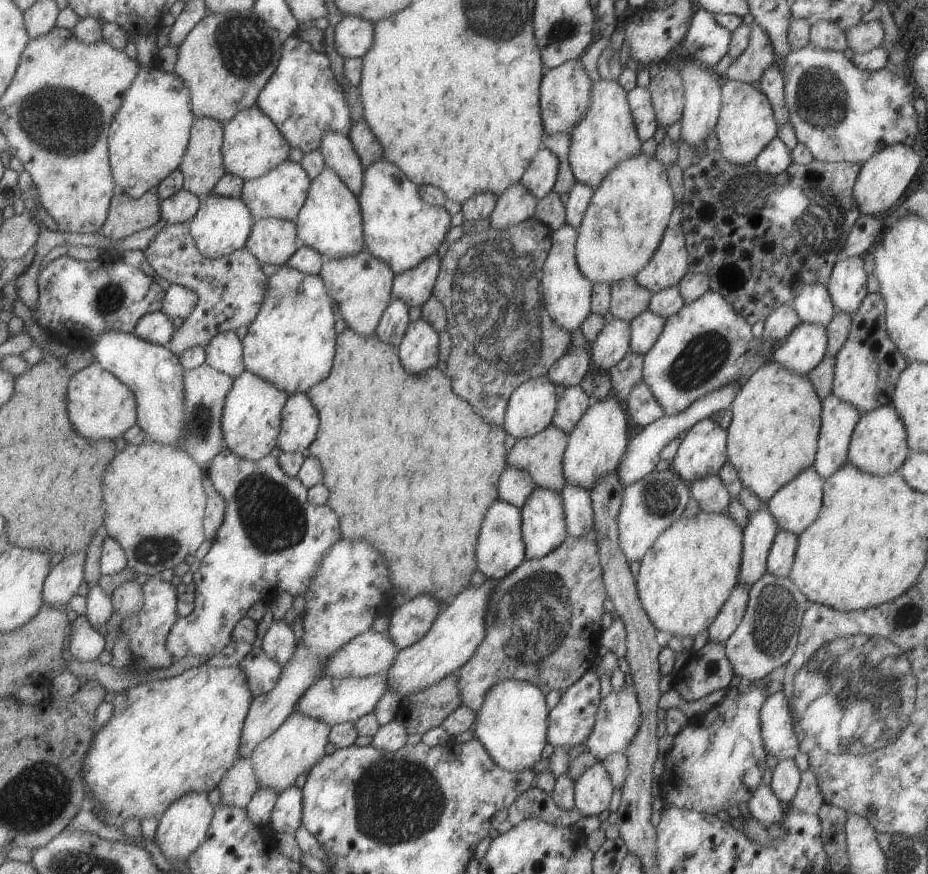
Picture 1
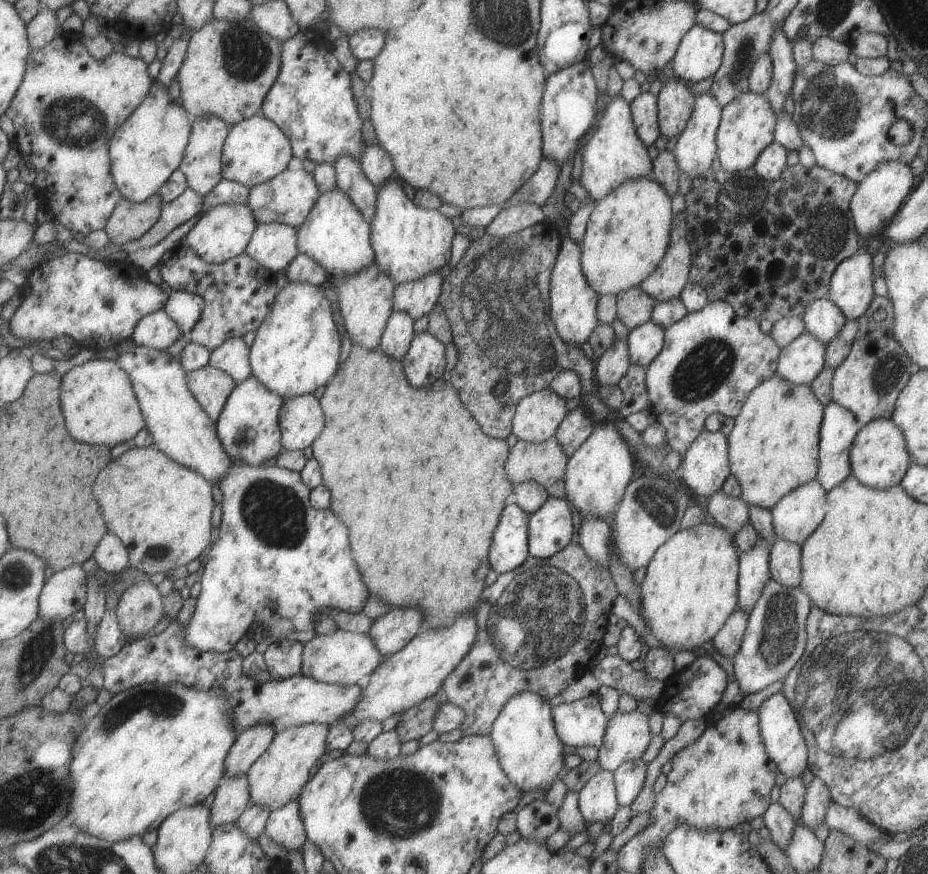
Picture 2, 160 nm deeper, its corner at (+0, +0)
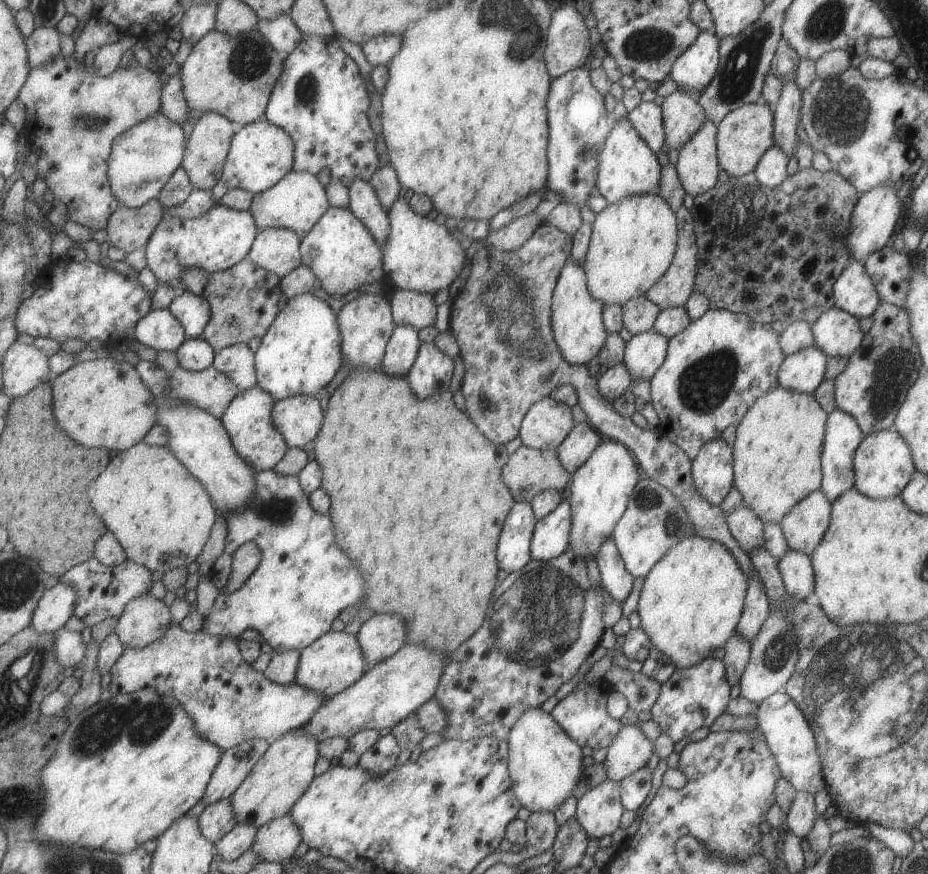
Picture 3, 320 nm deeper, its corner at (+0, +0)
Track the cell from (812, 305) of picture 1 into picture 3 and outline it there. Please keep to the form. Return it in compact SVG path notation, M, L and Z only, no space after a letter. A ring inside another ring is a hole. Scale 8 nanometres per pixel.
M833 306L810 324L815 346L827 357L849 358L860 348L864 332L858 318Z

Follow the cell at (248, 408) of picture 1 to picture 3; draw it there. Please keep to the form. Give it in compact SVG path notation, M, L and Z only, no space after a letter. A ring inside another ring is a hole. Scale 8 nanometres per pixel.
M256 384L252 389L239 391L239 394L227 405L223 416L219 418L228 431L232 445L256 472L272 469L288 447L271 420L274 402L274 398Z

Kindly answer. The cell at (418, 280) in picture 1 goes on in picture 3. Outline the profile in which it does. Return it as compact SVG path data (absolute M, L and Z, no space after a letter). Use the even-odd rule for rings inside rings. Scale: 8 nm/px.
M394 288L388 298L396 325L409 325L418 331L435 324L433 295Z

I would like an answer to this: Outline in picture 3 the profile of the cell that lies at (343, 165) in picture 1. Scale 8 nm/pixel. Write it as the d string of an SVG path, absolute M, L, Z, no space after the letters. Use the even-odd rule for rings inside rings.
M353 179L348 188L348 209L371 233L375 242L385 246L390 233L387 213L381 208L373 187L364 180Z

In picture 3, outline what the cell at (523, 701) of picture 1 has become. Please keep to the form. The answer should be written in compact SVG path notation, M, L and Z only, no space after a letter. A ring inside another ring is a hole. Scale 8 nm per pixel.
M527 709L513 723L505 742L508 744L508 773L512 791L520 806L531 813L547 811L553 814L561 803L574 794L581 776L581 747L563 732L555 719L542 709Z

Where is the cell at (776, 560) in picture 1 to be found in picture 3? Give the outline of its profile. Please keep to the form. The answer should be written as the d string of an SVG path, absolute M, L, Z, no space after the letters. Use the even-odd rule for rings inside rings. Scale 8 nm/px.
M787 549L777 565L785 592L795 601L814 592L814 572L810 556Z

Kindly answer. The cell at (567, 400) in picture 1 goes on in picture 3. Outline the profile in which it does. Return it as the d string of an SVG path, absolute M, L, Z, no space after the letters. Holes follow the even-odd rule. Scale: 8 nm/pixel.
M575 423L569 434L556 448L561 466L572 475L596 449L600 434L595 434L587 423Z

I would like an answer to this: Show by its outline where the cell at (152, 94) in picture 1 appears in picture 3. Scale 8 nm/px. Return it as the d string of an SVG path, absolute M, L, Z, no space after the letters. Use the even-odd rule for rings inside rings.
M163 112L120 134L113 143L112 155L109 159L108 175L115 196L131 208L141 208L147 202L157 200L165 185L183 164L188 139L185 129L179 123L167 118Z

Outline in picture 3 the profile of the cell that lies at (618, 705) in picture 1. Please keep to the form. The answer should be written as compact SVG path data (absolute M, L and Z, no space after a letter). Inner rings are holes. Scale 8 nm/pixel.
M638 725L622 726L606 748L606 757L602 762L606 778L616 783L621 782L644 767L653 752L652 740L641 732Z

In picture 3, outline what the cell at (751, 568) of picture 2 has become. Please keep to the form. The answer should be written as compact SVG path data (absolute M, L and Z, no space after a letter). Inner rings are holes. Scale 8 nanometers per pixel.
M755 570L747 579L747 590L744 598L744 607L736 626L736 634L749 644L757 636L764 620L770 615L768 598Z

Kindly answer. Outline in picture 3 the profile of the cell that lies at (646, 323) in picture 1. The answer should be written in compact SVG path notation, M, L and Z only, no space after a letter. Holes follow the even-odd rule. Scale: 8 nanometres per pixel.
M653 330L632 337L624 343L625 368L634 382L649 381L665 360L668 340Z

